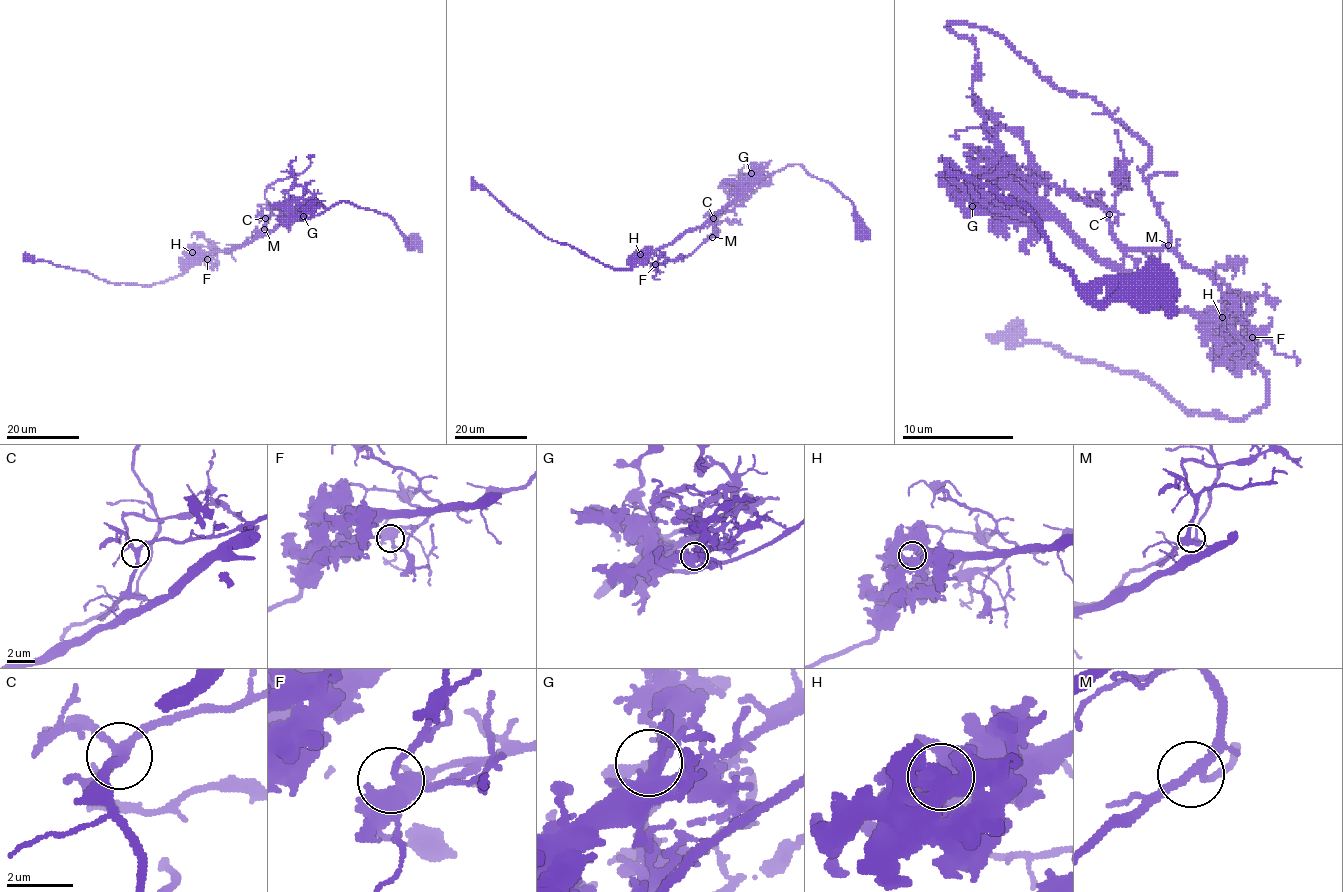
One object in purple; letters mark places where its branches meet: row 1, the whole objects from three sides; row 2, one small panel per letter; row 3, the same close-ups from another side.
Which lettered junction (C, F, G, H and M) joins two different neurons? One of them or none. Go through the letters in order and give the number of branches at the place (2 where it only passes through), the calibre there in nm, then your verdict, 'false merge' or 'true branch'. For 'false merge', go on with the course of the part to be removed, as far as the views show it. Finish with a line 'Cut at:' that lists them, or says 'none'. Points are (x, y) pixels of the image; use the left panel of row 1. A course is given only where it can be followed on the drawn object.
C: 5 branches meet; 260 nm thick; true branch
F: 3 branches meet; 280 nm thick; true branch
G: 4 branches meet; 440 nm thick; true branch
H: 4 branches meet; 380 nm thick; false merge; foreign part runs (192, 252), (194, 245), (229, 250), (267, 230), (269, 216), (309, 206), (313, 197), (290, 165), (296, 157)
M: 4 branches meet; 240 nm thick; true branch
Cut at: H

